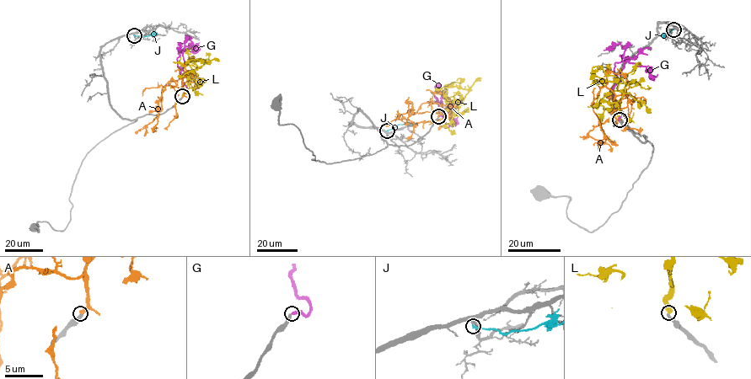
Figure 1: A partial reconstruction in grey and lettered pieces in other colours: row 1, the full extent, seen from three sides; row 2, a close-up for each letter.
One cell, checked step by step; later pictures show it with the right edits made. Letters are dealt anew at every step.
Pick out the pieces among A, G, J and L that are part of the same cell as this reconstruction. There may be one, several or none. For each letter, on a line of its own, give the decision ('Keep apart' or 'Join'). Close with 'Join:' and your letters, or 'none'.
A: Keep apart
G: Keep apart
J: Keep apart
L: Keep apart
Join: none

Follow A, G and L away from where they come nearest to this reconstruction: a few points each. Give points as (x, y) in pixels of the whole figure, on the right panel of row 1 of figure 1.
A: (618, 120), (614, 111), (614, 93), (605, 86), (593, 99), (592, 110), (603, 135), (598, 147)
G: (619, 120), (622, 115), (612, 88), (617, 80), (614, 64), (626, 59), (646, 66), (652, 79), (657, 74)
L: (619, 120), (620, 98), (625, 83), (618, 78), (610, 82), (598, 82)

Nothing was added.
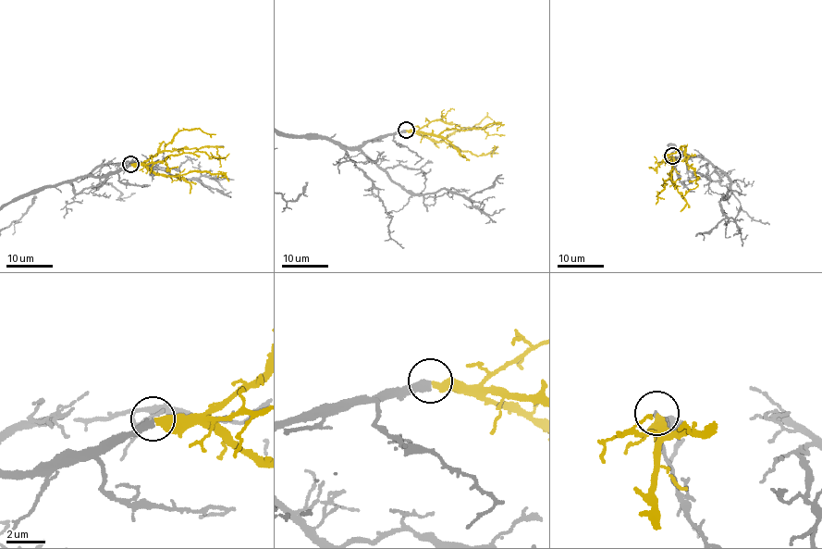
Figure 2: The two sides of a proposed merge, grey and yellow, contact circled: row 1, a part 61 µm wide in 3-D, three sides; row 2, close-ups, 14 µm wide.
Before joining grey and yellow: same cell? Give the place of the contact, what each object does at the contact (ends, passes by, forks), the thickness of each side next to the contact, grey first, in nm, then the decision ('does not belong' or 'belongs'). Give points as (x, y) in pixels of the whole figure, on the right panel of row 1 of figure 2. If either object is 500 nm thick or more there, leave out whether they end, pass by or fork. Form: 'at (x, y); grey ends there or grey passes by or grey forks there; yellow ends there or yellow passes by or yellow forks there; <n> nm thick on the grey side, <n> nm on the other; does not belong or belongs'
at (672, 155); grey ends there; yellow ends there; 320 nm thick on the grey side, 400 nm on the other; belongs

